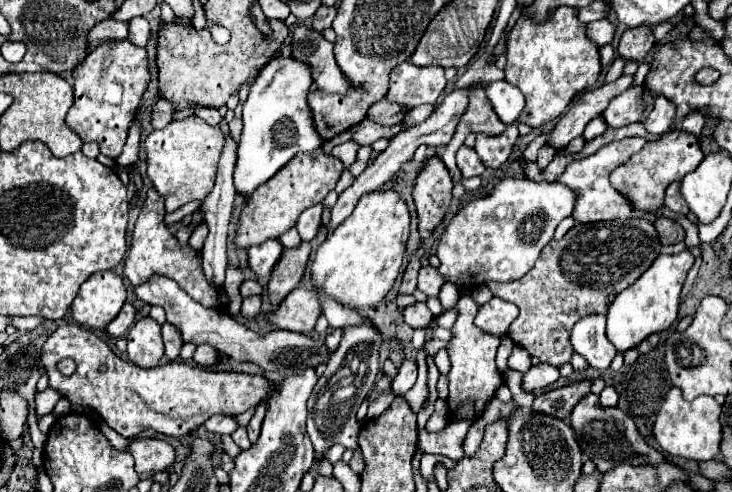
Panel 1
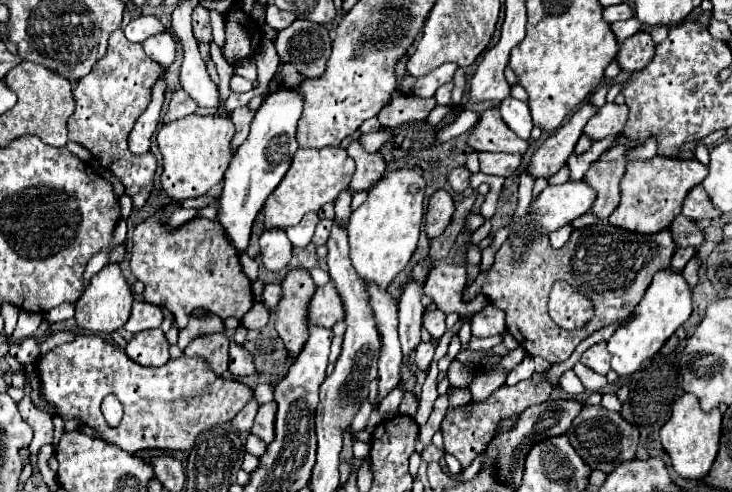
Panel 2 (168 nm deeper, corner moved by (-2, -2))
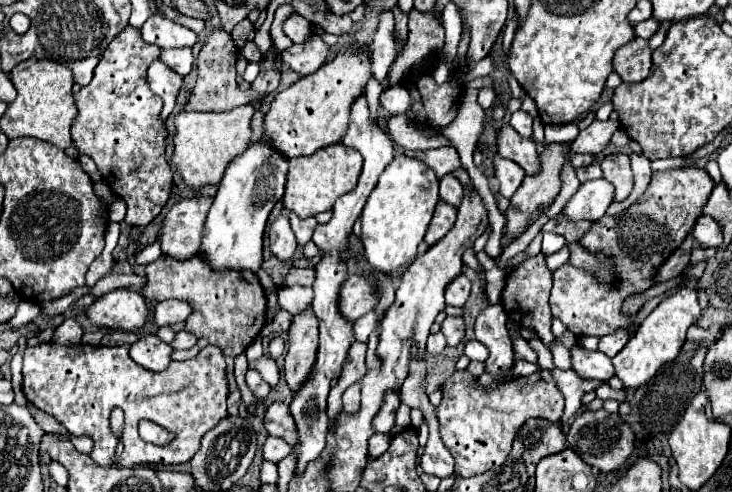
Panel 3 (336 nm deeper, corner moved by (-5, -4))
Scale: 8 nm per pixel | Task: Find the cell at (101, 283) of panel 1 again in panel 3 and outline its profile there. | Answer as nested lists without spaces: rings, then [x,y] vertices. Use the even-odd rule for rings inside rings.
[[[116,288],[100,298],[86,310],[86,318],[98,328],[118,328],[124,332],[138,330],[148,316],[146,300],[140,292],[130,288]]]

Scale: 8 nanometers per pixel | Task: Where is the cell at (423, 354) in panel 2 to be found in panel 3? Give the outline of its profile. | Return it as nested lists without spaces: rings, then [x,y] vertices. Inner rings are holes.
[[[438,332],[438,334],[430,334],[430,336],[428,336],[428,342],[426,342],[426,352],[428,352],[428,354],[438,356],[444,348],[446,348],[446,340],[444,340],[442,332]]]

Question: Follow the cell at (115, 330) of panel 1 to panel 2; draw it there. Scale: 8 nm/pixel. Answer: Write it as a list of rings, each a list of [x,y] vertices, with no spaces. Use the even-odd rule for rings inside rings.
[[[135,302],[133,304],[133,312],[129,322],[123,326],[129,334],[137,334],[141,330],[151,330],[151,328],[159,328],[163,322],[163,312],[159,306],[155,304],[147,304],[147,302]]]

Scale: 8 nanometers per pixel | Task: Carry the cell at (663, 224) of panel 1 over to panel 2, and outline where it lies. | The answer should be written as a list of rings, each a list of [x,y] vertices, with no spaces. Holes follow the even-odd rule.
[[[679,214],[679,216],[673,220],[673,224],[671,224],[669,230],[673,232],[675,244],[677,244],[679,248],[687,248],[687,246],[695,246],[695,248],[697,248],[697,246],[701,246],[703,240],[705,240],[705,234],[703,234],[703,230],[697,226],[697,222],[691,220],[691,218],[687,218],[687,216],[683,216],[683,214]]]

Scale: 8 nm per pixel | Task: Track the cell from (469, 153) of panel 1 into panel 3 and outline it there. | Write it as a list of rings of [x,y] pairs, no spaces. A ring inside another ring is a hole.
[[[454,174],[440,178],[440,198],[452,206],[460,206],[460,202],[464,200],[464,186]]]

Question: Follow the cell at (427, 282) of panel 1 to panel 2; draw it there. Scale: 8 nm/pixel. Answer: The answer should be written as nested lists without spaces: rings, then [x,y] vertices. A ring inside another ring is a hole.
[[[469,244],[467,252],[467,264],[437,264],[431,268],[429,278],[425,282],[423,292],[433,298],[439,310],[445,314],[459,312],[462,317],[471,317],[481,311],[488,303],[483,294],[478,294],[471,302],[465,303],[461,300],[461,294],[465,290],[467,267],[481,261],[481,251],[477,245]]]

